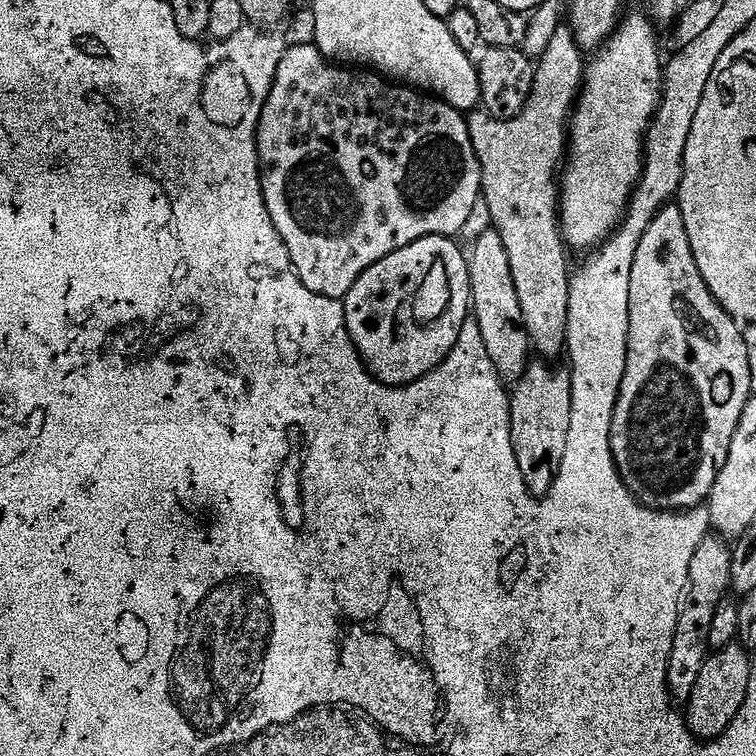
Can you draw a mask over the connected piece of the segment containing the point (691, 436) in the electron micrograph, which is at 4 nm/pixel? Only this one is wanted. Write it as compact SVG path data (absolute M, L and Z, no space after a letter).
M664 206L660 212L666 216L662 234L652 234L649 228L644 231L638 242L638 250L634 254L634 266L630 270L628 353L625 356L624 372L621 374L616 405L612 411L610 442L606 448L612 453L612 460L616 464L616 469L620 471L624 485L632 491L632 495L641 504L657 510L687 510L703 505L707 501L708 495L712 493L714 482L728 457L730 442L738 424L738 418L742 416L742 410L748 401L748 397L753 395L752 380L754 380L754 373L748 365L748 348L744 345L744 333L741 325L733 320L726 309L712 297L698 266L694 262L679 207Z

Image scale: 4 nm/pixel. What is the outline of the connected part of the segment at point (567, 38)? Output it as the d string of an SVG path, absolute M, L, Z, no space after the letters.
M568 26L557 27L556 33L550 38L550 44L546 46L543 54L538 57L538 63L535 65L536 77L532 83L532 93L528 95L528 100L524 103L524 108L520 110L512 120L493 120L487 112L476 110L467 117L468 134L472 139L472 149L480 163L480 186L482 189L482 203L488 210L488 218L491 227L500 236L501 244L505 250L505 256L509 262L510 274L513 278L514 290L518 298L520 307L520 319L524 326L524 331L528 333L528 338L534 352L540 358L552 358L565 351L566 341L568 339L568 286L570 283L570 267L568 268L568 256L564 237L560 234L560 217L558 215L558 169L566 156L566 125L570 120L570 113L578 99L578 93L582 87L582 79L586 67L585 57L582 55L582 49L576 43L575 35Z

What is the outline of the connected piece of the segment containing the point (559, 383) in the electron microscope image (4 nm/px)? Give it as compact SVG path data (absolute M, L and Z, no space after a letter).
M529 363L523 375L515 381L516 393L510 396L510 420L512 425L512 449L518 462L518 470L529 492L543 498L552 490L552 483L566 450L566 434L570 426L572 405L572 373L567 367L551 368L551 363Z

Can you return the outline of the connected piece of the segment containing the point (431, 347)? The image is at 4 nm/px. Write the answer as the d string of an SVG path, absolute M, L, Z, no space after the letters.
M427 236L410 242L394 254L370 266L344 297L344 326L364 367L382 384L403 386L436 371L457 347L461 331L470 316L470 278L466 252L446 236Z

